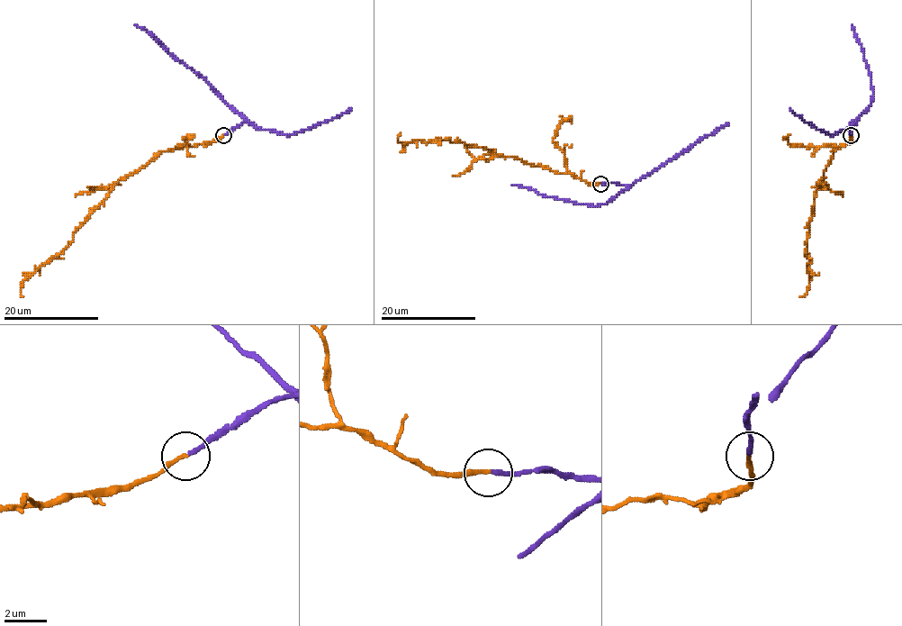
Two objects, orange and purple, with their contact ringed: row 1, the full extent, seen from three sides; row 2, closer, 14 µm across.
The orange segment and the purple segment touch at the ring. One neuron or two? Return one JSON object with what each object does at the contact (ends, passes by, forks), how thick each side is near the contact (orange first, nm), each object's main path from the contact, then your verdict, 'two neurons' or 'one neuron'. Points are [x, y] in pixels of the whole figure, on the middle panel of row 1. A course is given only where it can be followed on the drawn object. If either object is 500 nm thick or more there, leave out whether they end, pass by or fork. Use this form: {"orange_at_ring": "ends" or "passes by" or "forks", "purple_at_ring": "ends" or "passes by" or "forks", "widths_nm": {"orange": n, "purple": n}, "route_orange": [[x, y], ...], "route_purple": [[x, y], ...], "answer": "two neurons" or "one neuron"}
{"orange_at_ring": "ends", "purple_at_ring": "ends", "widths_nm": {"orange": 180, "purple": 180}, "route_orange": [[600, 183], [517, 158], [500, 157], [493, 149], [450, 139], [401, 144], [397, 140], [400, 131]], "route_purple": [[601, 183], [626, 186], [608, 201], [597, 205], [542, 196], [512, 185]], "answer": "one neuron"}

